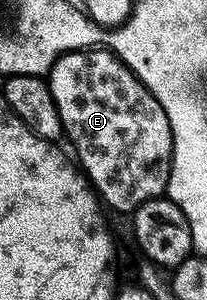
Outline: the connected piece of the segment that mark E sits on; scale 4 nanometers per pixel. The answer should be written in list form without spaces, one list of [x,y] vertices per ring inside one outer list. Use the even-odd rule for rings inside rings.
[[[85,48],[63,54],[46,75],[58,116],[64,125],[66,138],[72,141],[76,149],[75,161],[102,199],[105,207],[117,210],[125,216],[131,215],[142,204],[161,197],[167,191],[172,167],[172,133],[170,120],[162,112],[162,104],[122,64],[107,48]]]

